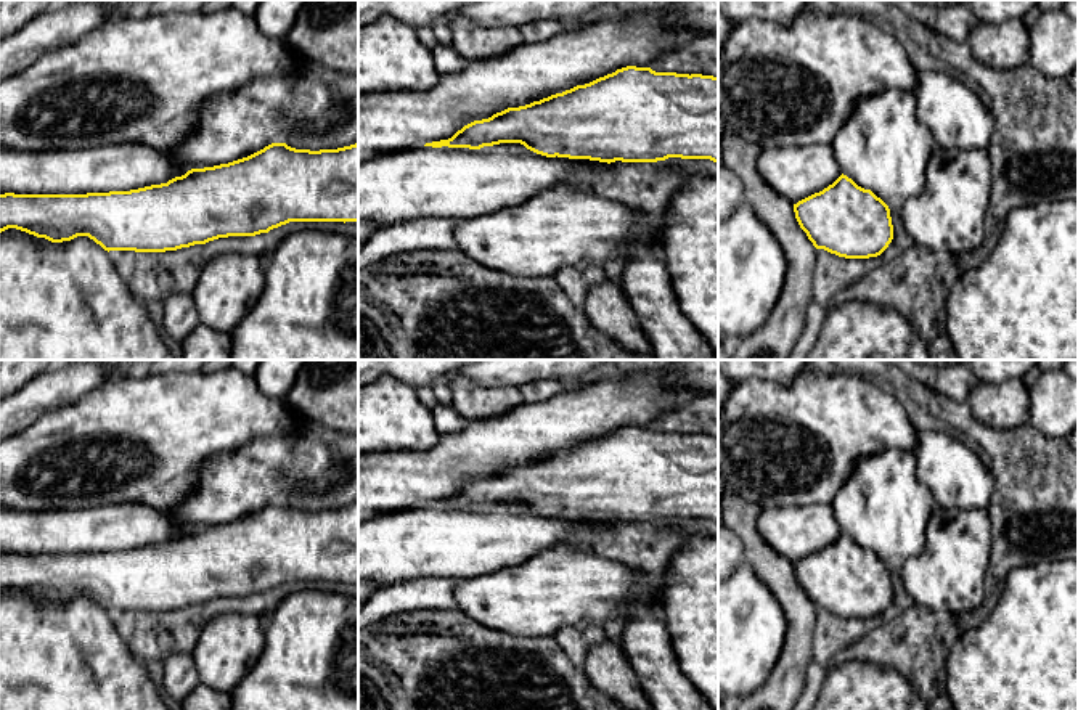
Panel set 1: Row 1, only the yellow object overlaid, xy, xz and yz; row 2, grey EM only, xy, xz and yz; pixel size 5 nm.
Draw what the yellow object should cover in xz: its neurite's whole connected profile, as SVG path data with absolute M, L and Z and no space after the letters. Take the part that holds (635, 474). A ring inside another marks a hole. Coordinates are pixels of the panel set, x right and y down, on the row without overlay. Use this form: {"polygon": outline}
{"polygon": "M627 426L590 443L474 480L451 498L424 506L480 509L500 503L521 503L546 517L607 524L657 522L668 517L718 522L718 437Z"}

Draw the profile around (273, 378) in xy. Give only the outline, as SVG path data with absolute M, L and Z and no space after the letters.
M260 360L252 377L263 395L284 400L304 363L305 360Z

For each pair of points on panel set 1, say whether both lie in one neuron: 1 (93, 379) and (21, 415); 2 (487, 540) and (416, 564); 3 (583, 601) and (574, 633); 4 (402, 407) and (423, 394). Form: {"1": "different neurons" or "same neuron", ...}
{"1": "same neuron", "2": "same neuron", "3": "different neurons", "4": "different neurons"}

